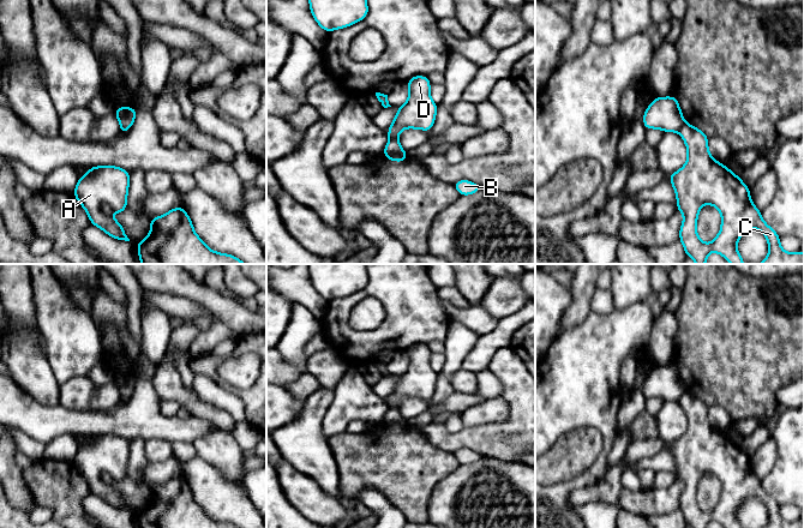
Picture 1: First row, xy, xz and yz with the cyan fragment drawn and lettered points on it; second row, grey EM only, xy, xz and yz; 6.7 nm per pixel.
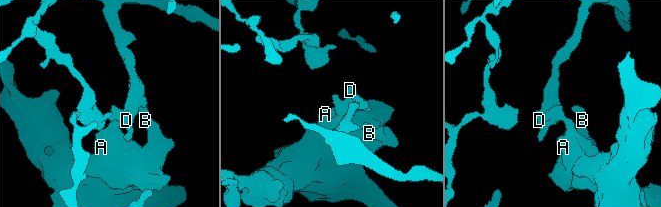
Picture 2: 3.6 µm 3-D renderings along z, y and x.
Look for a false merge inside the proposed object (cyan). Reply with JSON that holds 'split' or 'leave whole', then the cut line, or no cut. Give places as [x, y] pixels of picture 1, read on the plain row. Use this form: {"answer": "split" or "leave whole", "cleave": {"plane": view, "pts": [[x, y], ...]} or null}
{"answer": "split", "cleave": {"plane": "yz", "pts": [[685, 391], [677, 400]]}}

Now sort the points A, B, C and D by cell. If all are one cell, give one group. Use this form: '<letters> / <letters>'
A B C / D

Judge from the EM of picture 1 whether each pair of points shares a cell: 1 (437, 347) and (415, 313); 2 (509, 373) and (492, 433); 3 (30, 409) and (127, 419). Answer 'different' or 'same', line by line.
1: different
2: same
3: same

